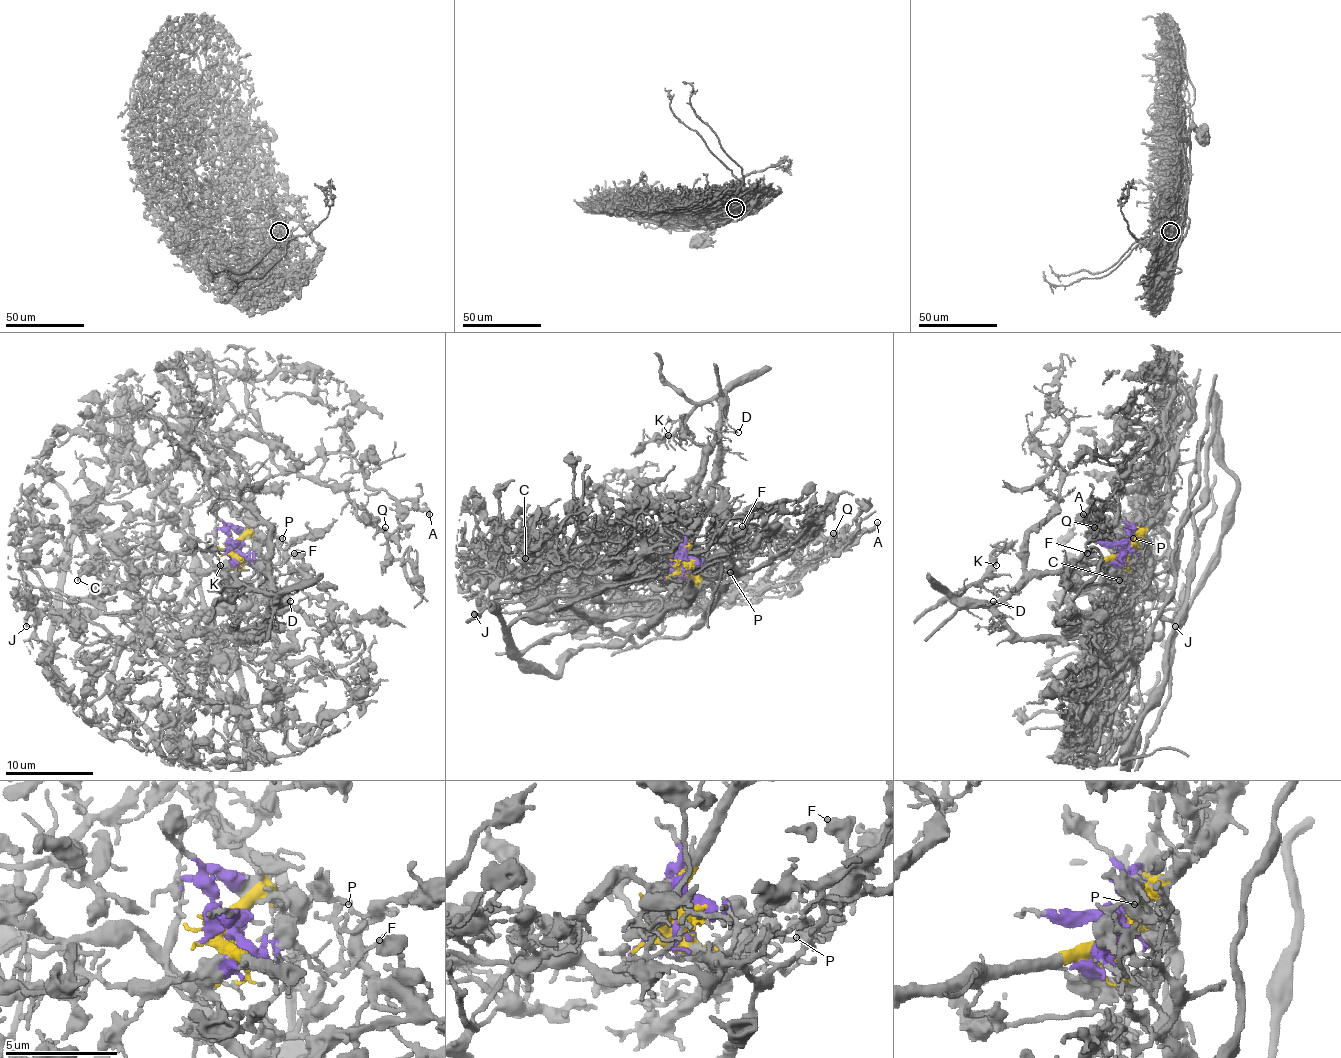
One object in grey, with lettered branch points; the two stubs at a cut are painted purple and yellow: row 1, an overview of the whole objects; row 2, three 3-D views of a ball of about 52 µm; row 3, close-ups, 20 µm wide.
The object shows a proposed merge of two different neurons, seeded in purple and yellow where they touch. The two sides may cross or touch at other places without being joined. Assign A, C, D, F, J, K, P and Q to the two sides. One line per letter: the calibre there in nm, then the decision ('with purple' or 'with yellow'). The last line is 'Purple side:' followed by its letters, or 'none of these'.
A: 360 nm thick; with purple
C: 170 nm thick; with purple
D: 120 nm thick; with yellow
F: 600 nm thick; with purple
J: 360 nm thick; with purple
K: 110 nm thick; with yellow
P: 200 nm thick; with purple
Q: 150 nm thick; with purple
Purple side: A, C, F, J, P, Q

